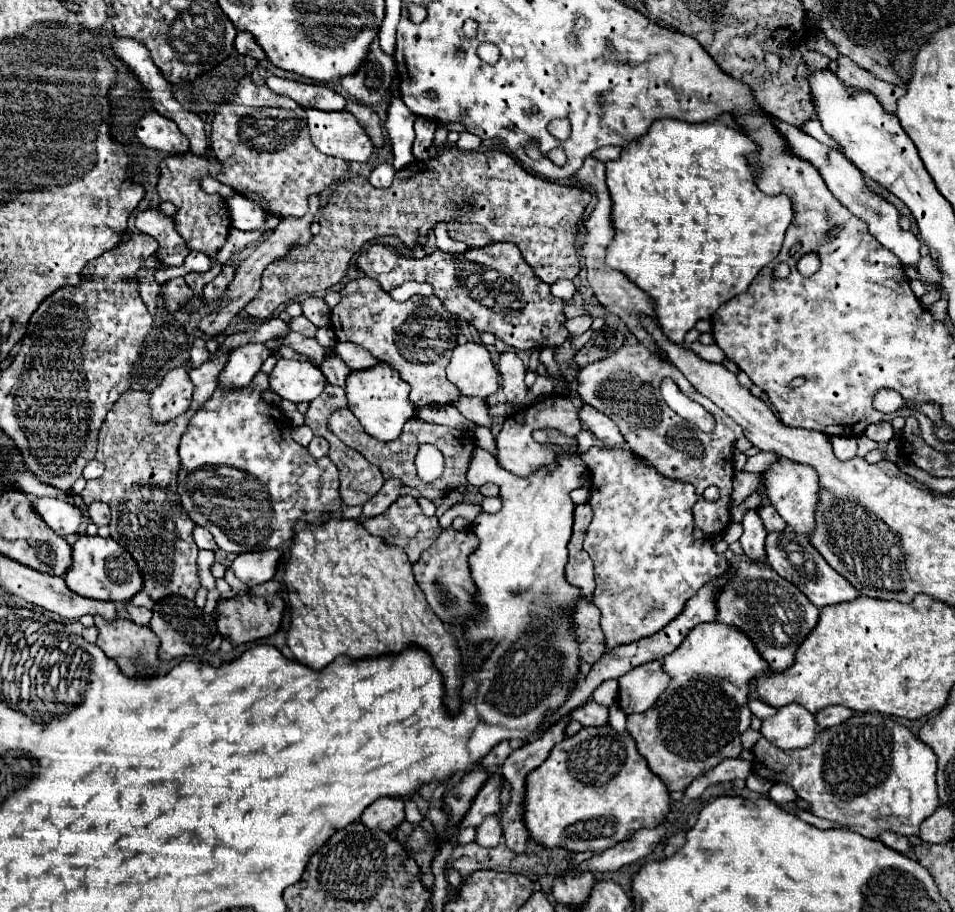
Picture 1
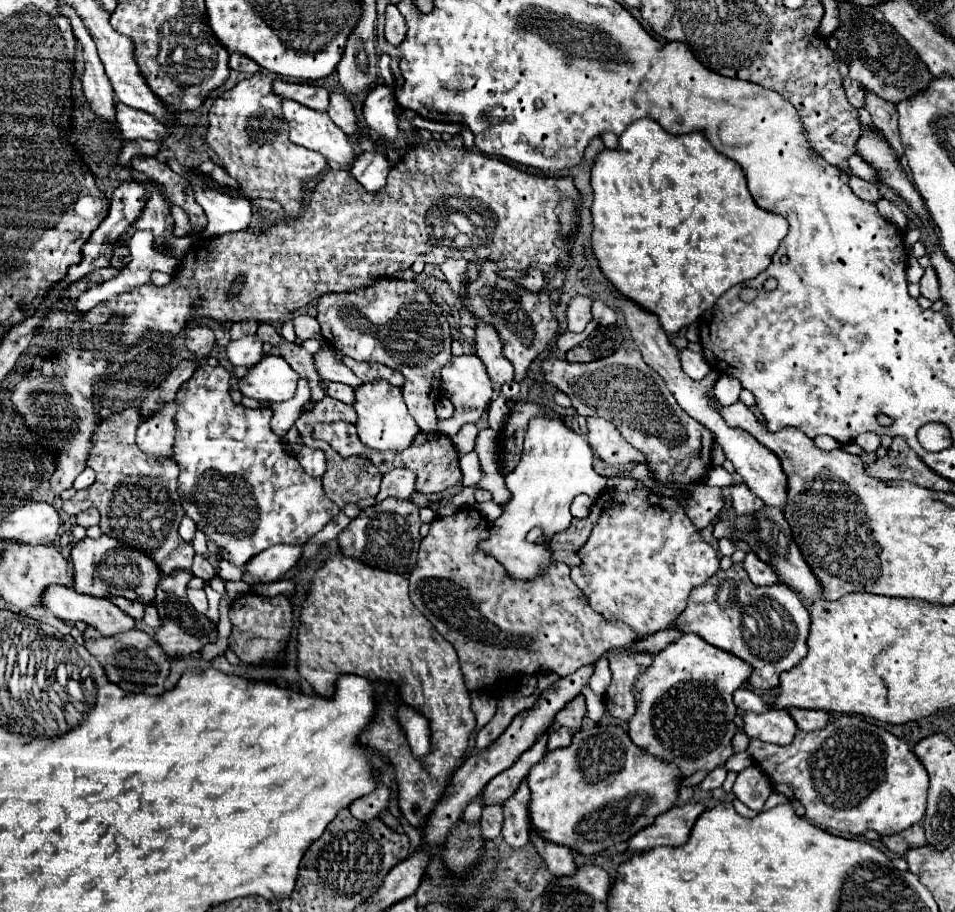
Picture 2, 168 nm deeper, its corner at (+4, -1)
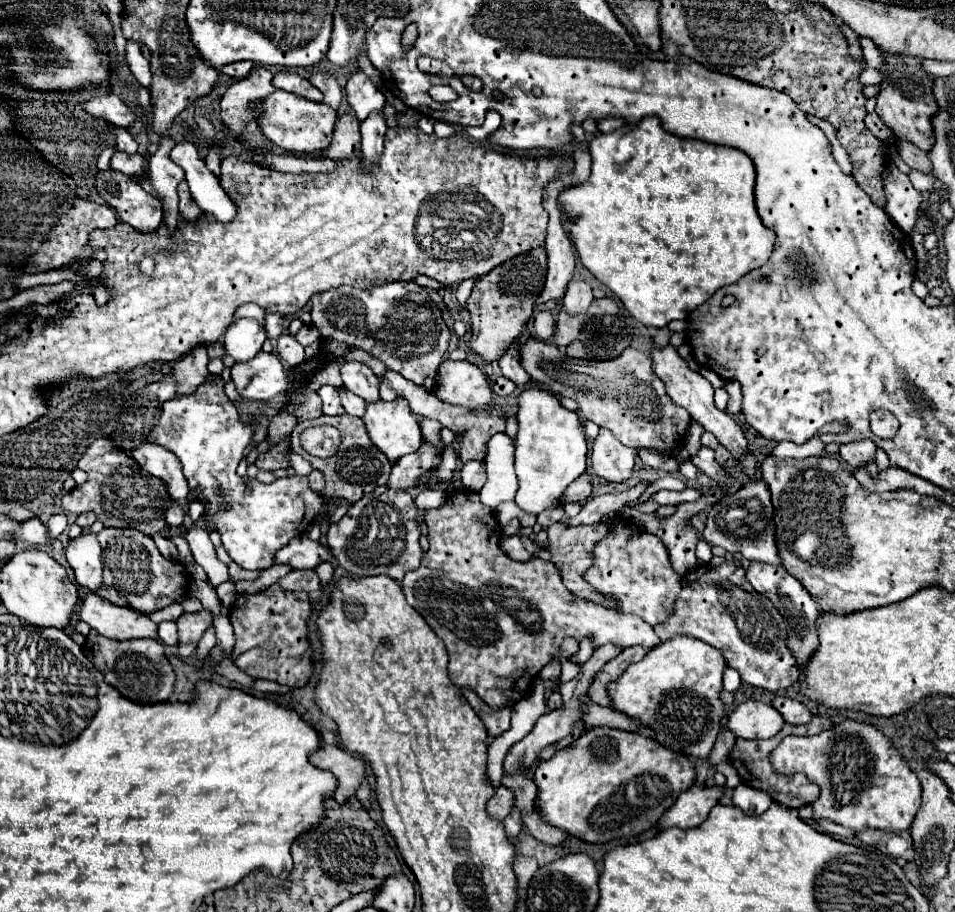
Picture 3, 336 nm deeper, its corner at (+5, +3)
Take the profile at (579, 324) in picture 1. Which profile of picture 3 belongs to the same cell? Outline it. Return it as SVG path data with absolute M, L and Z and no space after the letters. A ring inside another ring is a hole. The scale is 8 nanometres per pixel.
M572 280L566 288L566 296L564 296L562 304L570 314L580 314L580 312L588 310L592 300L594 300L594 296L592 296L590 284L580 282L580 280Z

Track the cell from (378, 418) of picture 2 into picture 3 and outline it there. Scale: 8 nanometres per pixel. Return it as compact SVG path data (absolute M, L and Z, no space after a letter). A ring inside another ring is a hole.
M404 398L368 404L364 424L370 440L392 464L396 464L404 454L416 452L422 444L420 426Z

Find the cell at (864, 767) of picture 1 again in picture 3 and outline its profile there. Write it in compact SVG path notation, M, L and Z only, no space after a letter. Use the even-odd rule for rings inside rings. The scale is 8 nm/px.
M844 720L842 724L832 726L816 736L786 736L770 754L770 764L780 774L806 774L812 782L820 786L820 798L812 804L816 818L828 818L844 828L864 830L878 828L884 832L902 832L908 830L918 808L920 808L920 780L910 770L908 762L892 746L892 742L876 728L868 724L858 724Z

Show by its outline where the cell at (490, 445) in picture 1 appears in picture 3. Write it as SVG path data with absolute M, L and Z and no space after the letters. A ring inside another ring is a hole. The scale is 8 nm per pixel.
M446 360L438 366L438 380L434 394L448 404L464 406L468 410L482 410L492 400L492 390L484 372L468 360Z

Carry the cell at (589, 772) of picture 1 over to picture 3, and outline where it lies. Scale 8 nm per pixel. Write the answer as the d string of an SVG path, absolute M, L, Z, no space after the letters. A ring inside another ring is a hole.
M592 728L584 732L576 742L572 742L572 746L558 750L550 760L542 760L534 770L542 818L584 842L606 842L622 836L638 836L650 830L676 802L678 794L692 788L694 780L696 768L686 754L676 754L644 734L612 728Z

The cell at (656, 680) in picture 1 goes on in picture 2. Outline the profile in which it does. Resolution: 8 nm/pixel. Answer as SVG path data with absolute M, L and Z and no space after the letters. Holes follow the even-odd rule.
M615 650L607 654L609 668L613 674L611 686L603 698L607 712L619 720L629 720L635 714L635 682L637 676L643 674L653 658L651 654L625 654L625 650Z

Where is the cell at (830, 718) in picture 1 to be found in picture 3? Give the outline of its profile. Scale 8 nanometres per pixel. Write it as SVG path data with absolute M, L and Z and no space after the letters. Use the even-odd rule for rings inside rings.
M776 696L772 700L772 706L782 714L782 718L788 722L788 724L806 724L812 714L808 712L808 708L796 700L790 700L790 698L784 698L784 696Z

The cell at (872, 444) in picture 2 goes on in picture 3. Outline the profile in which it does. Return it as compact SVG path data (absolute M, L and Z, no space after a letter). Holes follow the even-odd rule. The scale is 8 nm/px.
M858 440L840 446L840 458L850 468L862 468L868 466L876 456L876 446L872 440Z

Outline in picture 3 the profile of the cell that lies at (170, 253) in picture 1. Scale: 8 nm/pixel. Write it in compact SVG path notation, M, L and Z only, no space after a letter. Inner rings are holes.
M100 170L94 176L98 196L116 210L118 220L139 232L152 232L162 224L162 204L152 198L136 178L114 170Z

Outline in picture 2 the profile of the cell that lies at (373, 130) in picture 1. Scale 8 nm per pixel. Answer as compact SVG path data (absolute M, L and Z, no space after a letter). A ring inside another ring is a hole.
M331 94L329 116L347 136L357 136L361 132L361 128L357 126L357 116L355 116L353 104L347 100L345 94Z

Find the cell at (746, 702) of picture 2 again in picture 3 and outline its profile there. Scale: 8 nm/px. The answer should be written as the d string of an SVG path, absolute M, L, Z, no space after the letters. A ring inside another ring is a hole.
M726 666L726 672L724 672L724 690L736 692L738 688L740 688L740 674L734 668Z

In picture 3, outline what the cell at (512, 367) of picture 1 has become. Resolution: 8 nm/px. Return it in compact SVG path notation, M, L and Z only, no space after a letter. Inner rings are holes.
M540 246L528 254L518 254L516 258L502 262L500 274L484 274L474 282L468 298L468 312L472 318L470 348L486 362L496 362L504 350L508 350L514 338L518 338L526 328L528 318L534 314L534 302L544 288L546 268L546 250Z

